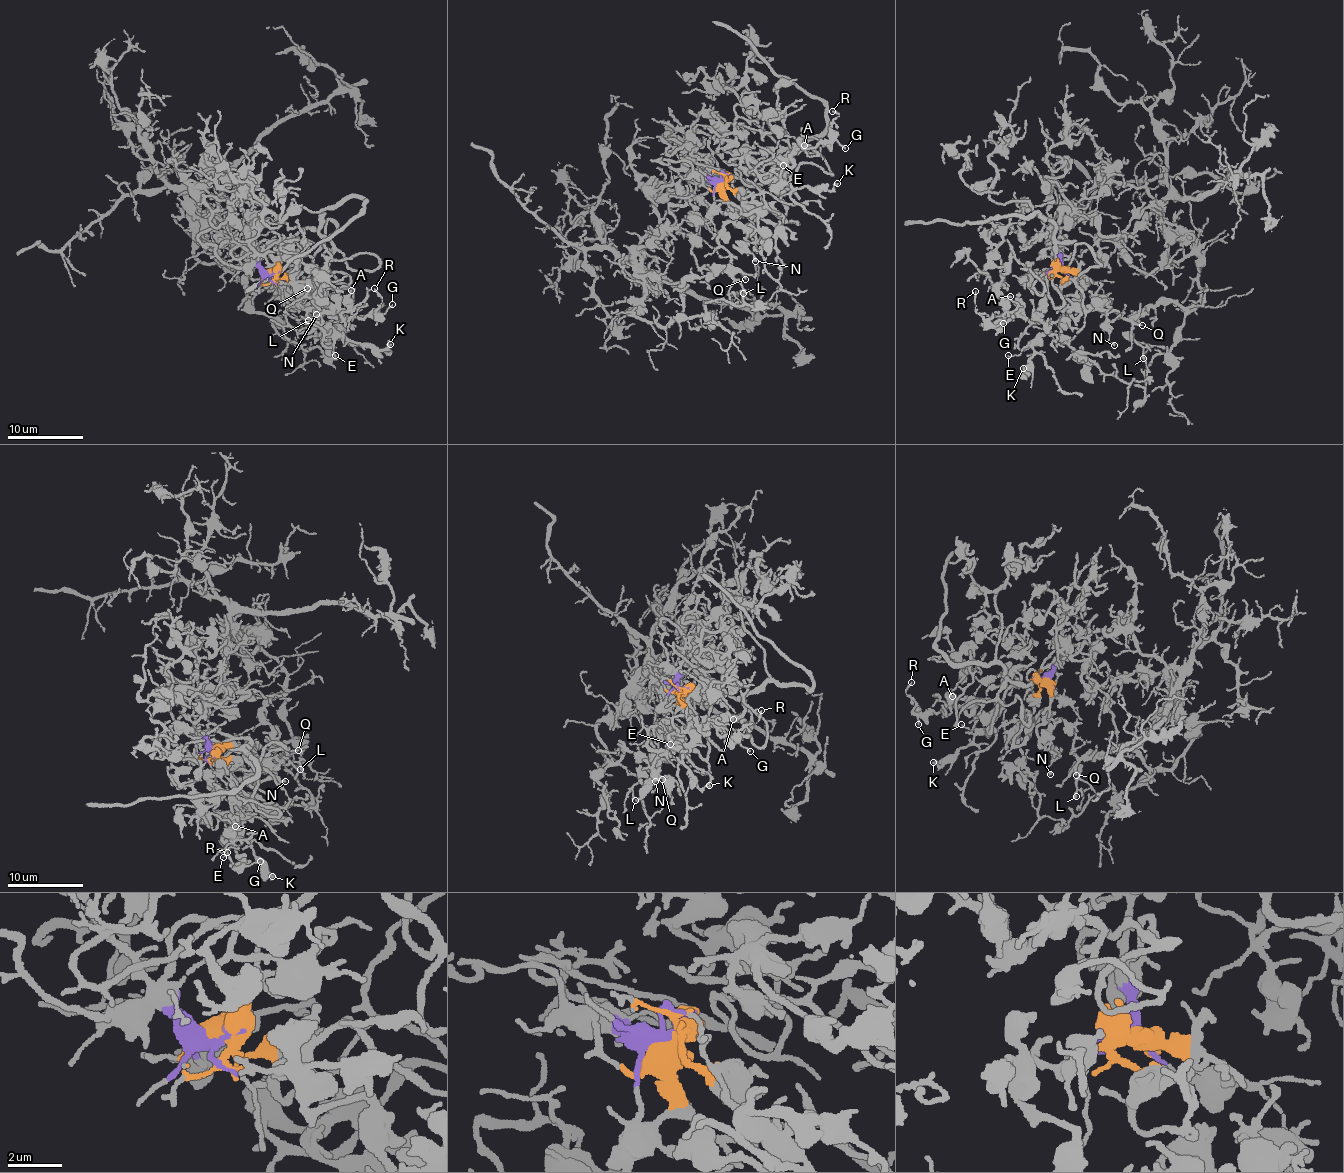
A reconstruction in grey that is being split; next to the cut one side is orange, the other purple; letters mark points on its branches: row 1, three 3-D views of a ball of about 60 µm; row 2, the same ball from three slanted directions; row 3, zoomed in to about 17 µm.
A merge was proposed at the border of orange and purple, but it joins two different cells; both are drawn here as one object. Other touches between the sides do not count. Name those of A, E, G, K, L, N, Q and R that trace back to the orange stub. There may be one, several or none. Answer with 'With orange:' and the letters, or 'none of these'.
With orange: A, E, G, K, L, N, Q, R

